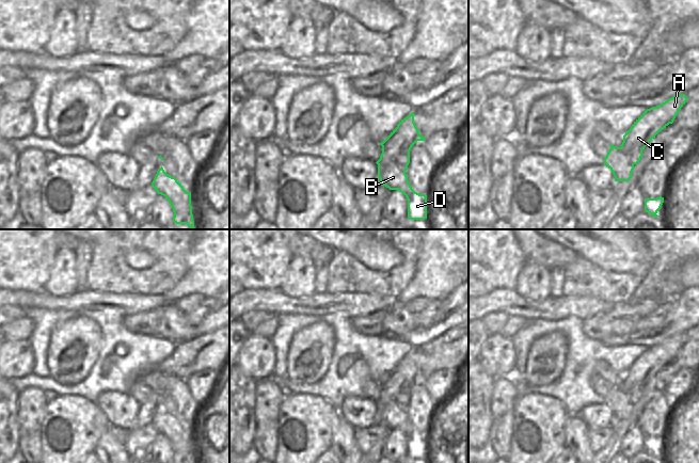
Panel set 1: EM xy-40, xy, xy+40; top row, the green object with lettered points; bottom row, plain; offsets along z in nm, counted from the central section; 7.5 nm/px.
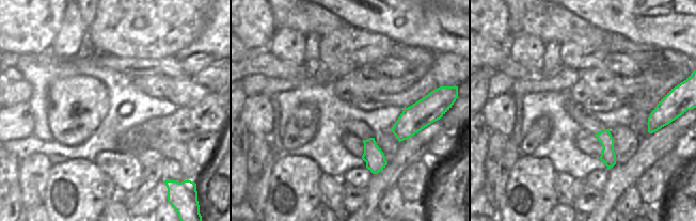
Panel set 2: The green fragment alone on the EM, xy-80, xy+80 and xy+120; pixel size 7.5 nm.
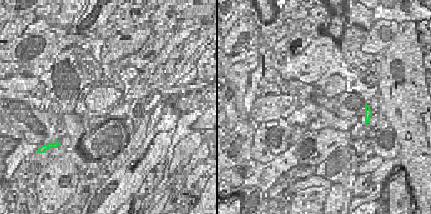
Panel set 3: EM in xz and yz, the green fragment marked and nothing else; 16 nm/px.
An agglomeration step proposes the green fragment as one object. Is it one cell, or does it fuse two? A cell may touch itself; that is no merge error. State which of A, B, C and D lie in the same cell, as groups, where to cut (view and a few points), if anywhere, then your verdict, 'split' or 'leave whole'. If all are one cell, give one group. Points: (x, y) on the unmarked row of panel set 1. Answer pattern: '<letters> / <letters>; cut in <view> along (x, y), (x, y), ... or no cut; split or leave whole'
A C / B D; cut in xy along (378, 403), (395, 401), (404, 410); split

